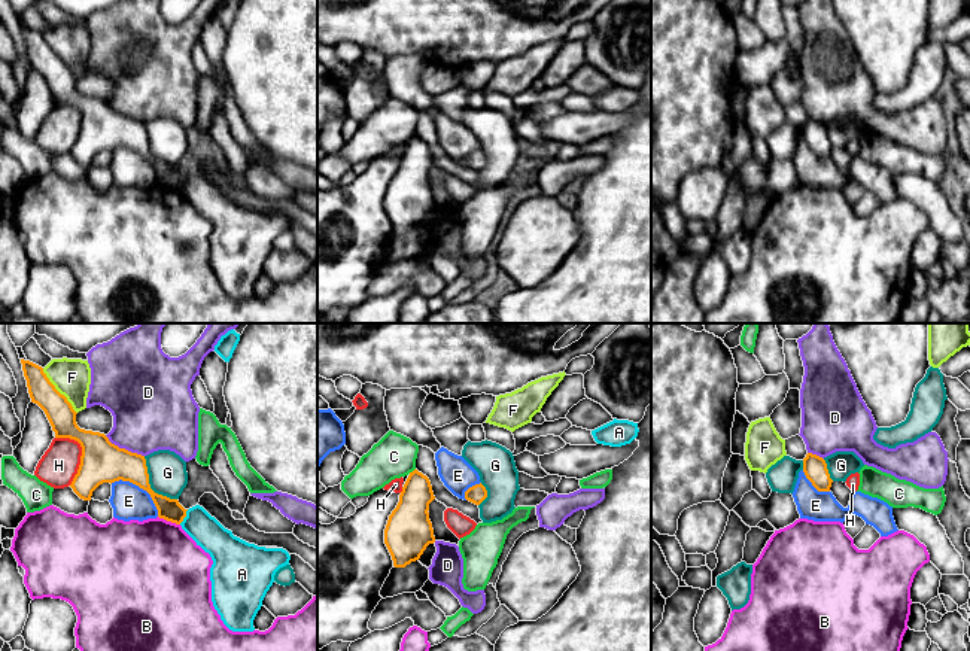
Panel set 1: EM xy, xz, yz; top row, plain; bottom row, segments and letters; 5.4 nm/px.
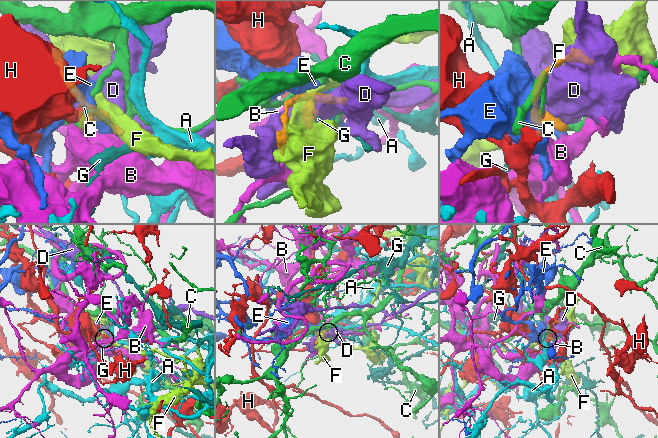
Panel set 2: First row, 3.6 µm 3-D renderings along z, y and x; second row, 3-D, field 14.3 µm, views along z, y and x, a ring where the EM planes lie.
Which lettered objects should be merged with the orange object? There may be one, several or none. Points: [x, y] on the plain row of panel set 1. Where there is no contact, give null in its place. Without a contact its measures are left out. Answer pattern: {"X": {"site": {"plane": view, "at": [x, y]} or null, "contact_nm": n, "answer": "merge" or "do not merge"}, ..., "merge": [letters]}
{"A": {"site": {"plane": "xy", "at": [185, 182]}, "contact_nm": 90, "answer": "do not merge"}, "B": {"site": {"plane": "xy", "at": [169, 186]}, "contact_nm": 130, "answer": "do not merge"}, "C": {"site": {"plane": "xz", "at": [413, 137]}, "contact_nm": 50, "answer": "do not merge"}, "D": {"site": {"plane": "xy", "at": [124, 115]}, "contact_nm": 240, "answer": "do not merge"}, "E": {"site": {"plane": "xy", "at": [140, 154]}, "contact_nm": 320, "answer": "do not merge"}, "F": {"site": {"plane": "xy", "at": [57, 57]}, "contact_nm": 320, "answer": "do not merge"}, "G": {"site": {"plane": "xy", "at": [149, 151]}, "contact_nm": 300, "answer": "do not merge"}, "H": {"site": {"plane": "xy", "at": [82, 119]}, "contact_nm": 280, "answer": "do not merge"}, "merge": []}

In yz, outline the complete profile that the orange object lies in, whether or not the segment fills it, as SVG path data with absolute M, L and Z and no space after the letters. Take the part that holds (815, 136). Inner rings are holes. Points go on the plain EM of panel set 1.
M808 119L803 125L803 139L818 158L830 158L833 146L822 124Z

